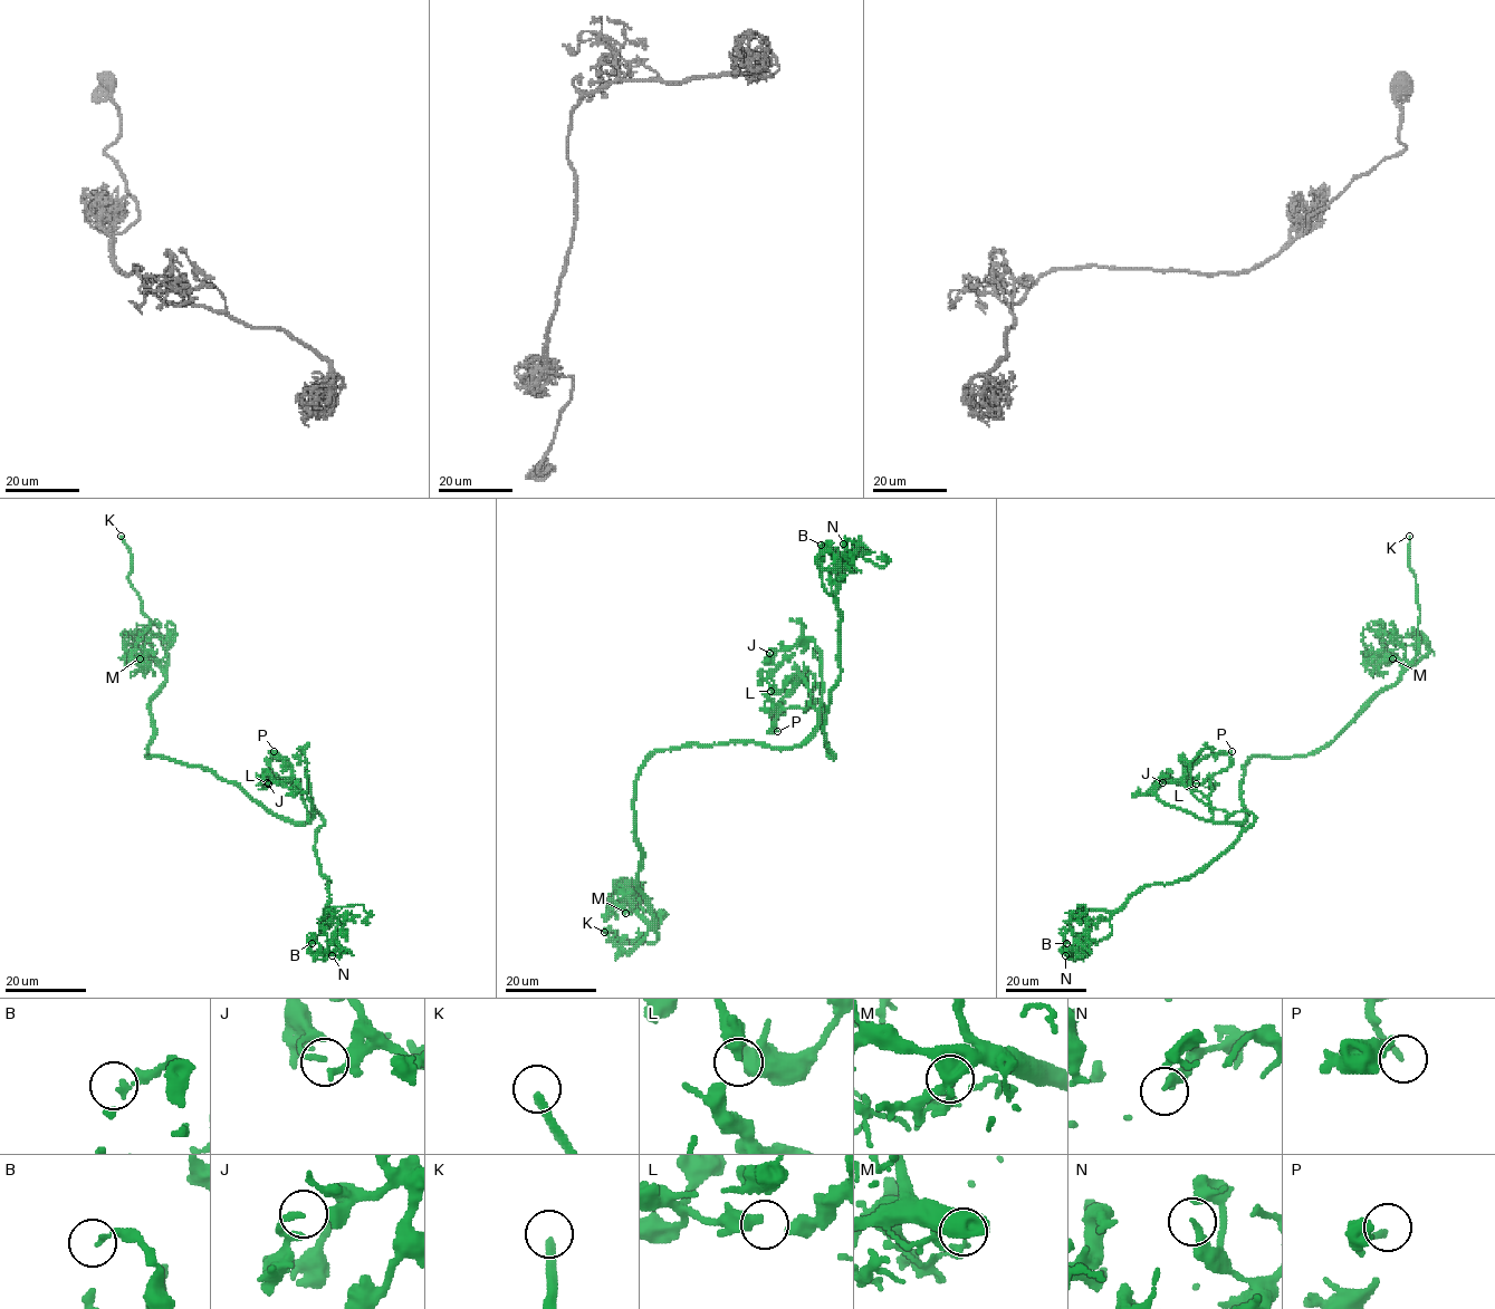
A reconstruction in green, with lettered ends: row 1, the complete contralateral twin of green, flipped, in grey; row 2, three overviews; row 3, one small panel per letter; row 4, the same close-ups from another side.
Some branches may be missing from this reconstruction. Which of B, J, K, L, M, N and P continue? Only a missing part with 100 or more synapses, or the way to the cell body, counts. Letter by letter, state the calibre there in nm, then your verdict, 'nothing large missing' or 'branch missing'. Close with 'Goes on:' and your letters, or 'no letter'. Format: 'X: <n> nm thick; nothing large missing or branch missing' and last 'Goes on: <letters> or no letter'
B: 170 nm thick; nothing large missing
J: 180 nm thick; nothing large missing
K: 240 nm thick; branch missing
L: 240 nm thick; nothing large missing
M: 180 nm thick; nothing large missing
N: 240 nm thick; nothing large missing
P: 170 nm thick; nothing large missing
Goes on: K

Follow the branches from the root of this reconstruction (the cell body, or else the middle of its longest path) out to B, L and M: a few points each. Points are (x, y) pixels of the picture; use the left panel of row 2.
B: (226, 779), (281, 817), (322, 816), (315, 847), (328, 903), (315, 954), (312, 943)
L: (226, 779), (281, 817), (313, 820), (313, 801), (304, 792), (293, 792), (277, 779), (268, 783)
M: (226, 779), (198, 767), (147, 757), (150, 701), (164, 672), (153, 658), (140, 658)

